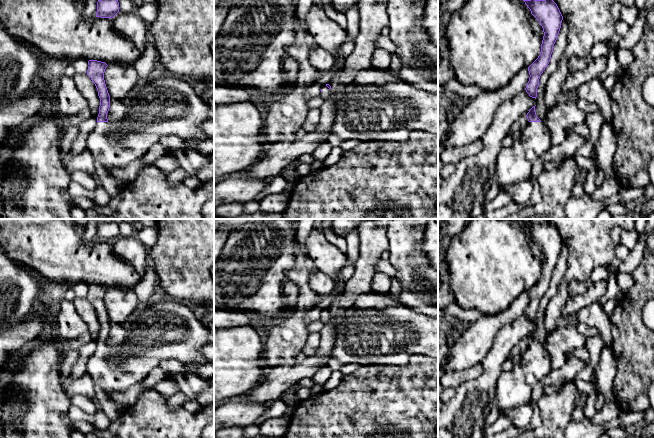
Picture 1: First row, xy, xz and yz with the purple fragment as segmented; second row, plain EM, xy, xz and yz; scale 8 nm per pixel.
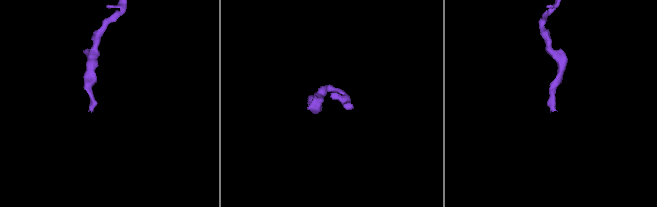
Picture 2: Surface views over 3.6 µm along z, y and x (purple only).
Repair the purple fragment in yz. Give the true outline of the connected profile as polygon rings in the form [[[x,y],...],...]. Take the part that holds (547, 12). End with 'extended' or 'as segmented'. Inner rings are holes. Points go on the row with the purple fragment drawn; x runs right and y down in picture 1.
[[[553,0],[523,1],[530,9],[531,14],[540,22],[544,32],[540,55],[528,67],[530,77],[525,88],[529,96],[536,99],[539,79],[550,62],[553,46],[557,40],[563,16]]] | as segmented

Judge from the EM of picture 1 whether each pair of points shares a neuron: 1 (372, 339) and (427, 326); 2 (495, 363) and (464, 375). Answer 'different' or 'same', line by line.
1: same
2: different

